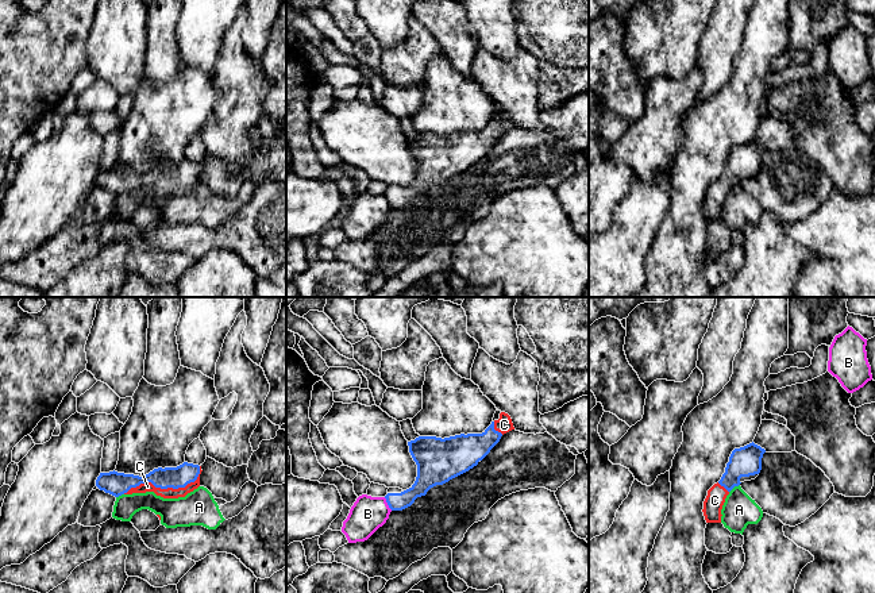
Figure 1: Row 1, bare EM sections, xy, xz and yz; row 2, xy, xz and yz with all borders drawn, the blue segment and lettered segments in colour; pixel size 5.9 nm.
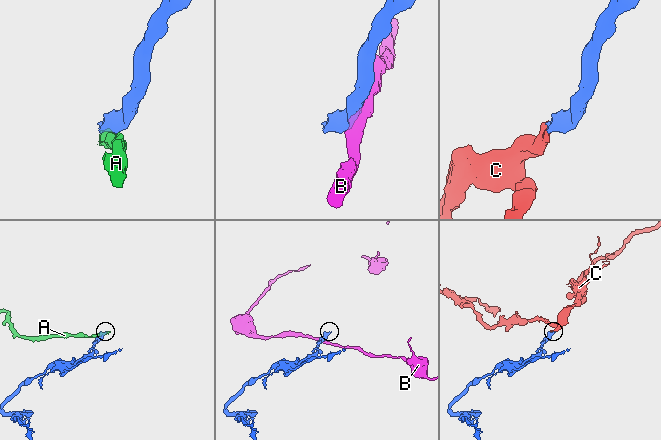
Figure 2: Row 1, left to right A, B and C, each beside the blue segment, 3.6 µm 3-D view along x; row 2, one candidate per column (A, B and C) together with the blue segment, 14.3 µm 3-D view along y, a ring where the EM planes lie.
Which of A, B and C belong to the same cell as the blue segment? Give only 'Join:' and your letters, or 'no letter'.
Join: C

